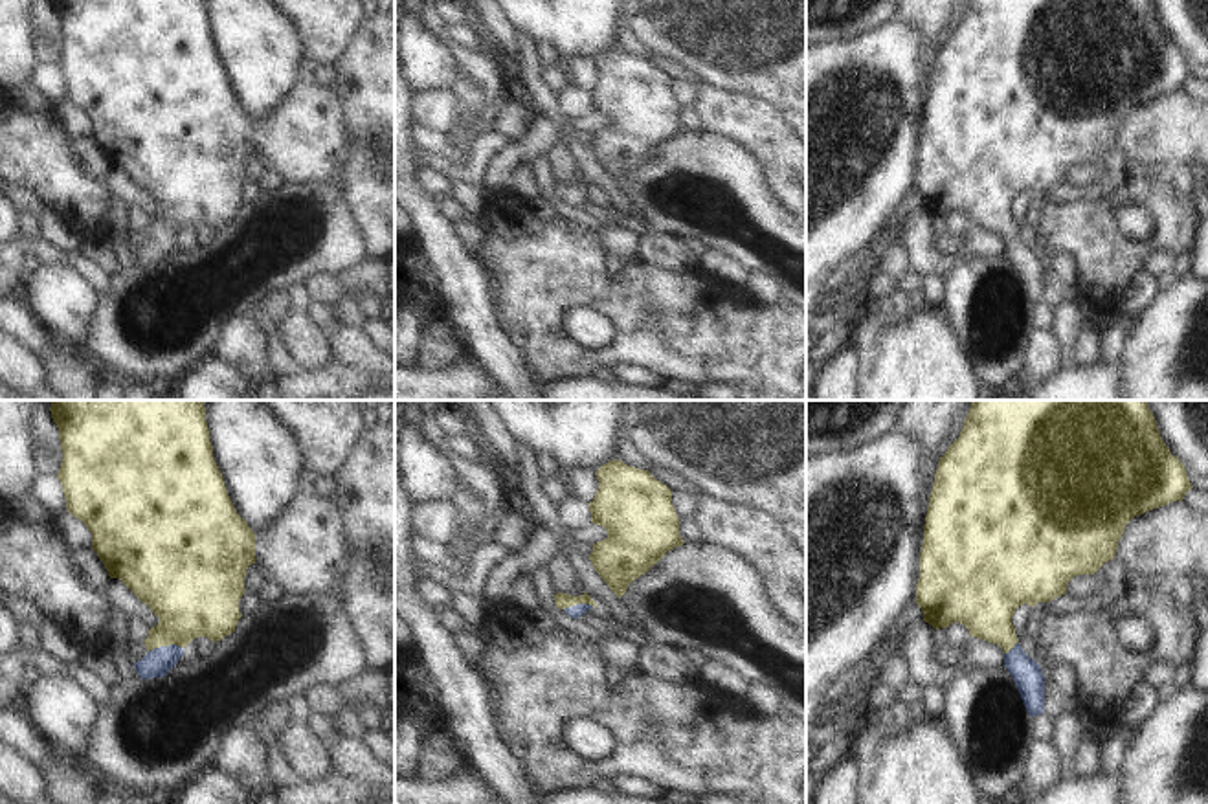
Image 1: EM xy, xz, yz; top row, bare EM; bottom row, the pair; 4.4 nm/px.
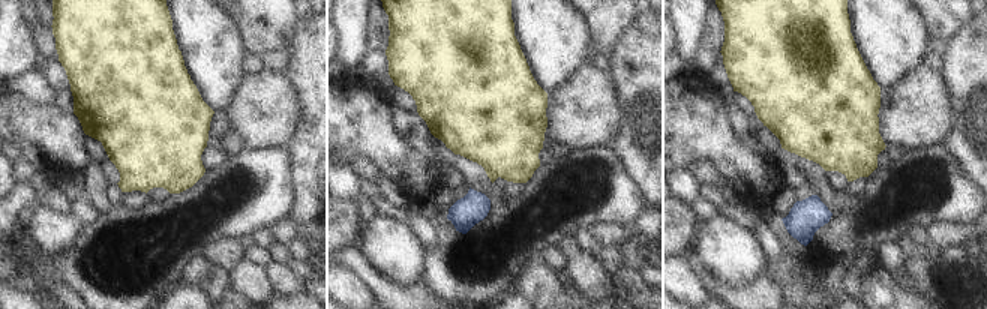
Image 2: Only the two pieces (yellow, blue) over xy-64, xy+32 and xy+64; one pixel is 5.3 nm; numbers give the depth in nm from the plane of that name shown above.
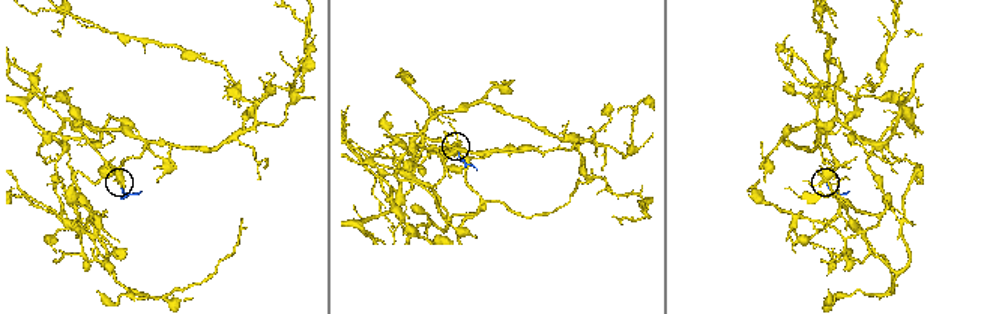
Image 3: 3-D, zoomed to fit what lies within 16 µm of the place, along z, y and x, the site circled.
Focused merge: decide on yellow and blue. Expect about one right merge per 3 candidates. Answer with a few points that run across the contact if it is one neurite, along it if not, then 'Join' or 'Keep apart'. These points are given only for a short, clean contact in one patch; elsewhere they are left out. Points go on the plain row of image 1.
Line: xy (191, 184), (178, 215), (164, 234), (156, 252). Join.

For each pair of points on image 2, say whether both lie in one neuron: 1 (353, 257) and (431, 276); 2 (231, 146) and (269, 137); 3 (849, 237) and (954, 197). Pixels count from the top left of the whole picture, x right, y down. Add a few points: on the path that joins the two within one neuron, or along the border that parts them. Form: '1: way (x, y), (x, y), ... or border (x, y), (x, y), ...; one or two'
1: border (417, 279), (434, 293); two
2: border (230, 129), (245, 147); two
3: way (875, 228), (918, 210), (929, 200); one

